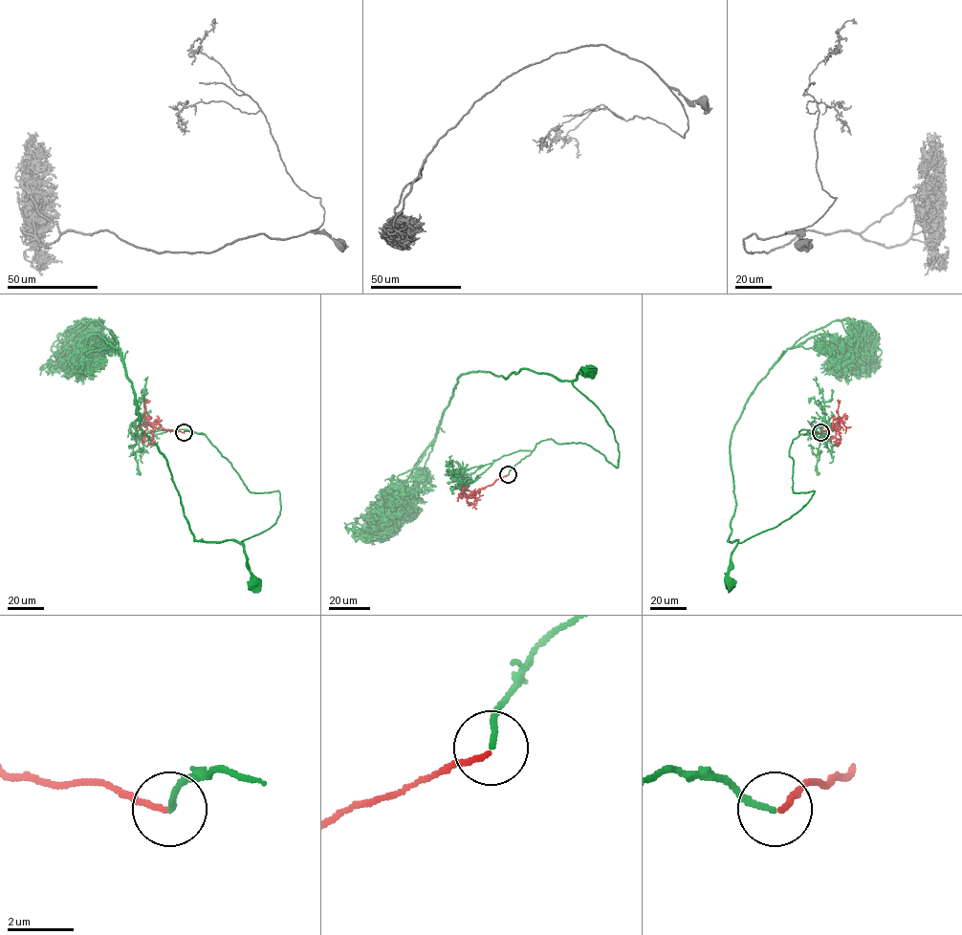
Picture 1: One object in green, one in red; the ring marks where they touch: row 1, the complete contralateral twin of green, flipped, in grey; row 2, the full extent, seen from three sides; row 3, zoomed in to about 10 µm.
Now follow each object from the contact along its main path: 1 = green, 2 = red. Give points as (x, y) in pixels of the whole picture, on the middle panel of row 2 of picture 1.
1: (509, 474), (537, 444), (546, 439), (589, 445), (617, 467), (613, 430), (573, 382), (579, 372), (590, 370)
2: (509, 474), (475, 491), (462, 494), (470, 493)

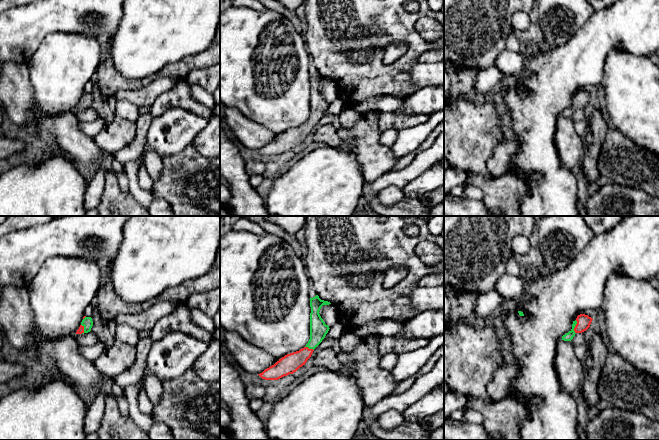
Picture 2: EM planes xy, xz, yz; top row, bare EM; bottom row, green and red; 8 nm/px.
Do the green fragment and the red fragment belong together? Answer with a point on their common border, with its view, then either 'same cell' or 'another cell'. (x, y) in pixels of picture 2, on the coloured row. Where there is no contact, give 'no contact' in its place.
meets green in yz at (574, 327); same cell

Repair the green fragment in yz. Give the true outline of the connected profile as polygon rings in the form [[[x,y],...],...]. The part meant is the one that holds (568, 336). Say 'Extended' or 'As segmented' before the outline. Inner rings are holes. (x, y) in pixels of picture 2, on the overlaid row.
Extended. [[[585,314],[577,316],[576,320],[573,321],[572,329],[562,336],[562,340],[571,341],[576,333],[582,333],[586,331],[592,322],[592,318]]]

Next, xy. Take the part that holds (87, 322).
Extended. [[[84,316],[76,334],[88,333],[91,331],[92,326],[93,326],[92,318]]]

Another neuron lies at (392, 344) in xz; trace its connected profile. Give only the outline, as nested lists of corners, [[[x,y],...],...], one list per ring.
[[[395,336],[382,337],[378,344],[378,350],[381,356],[388,353],[404,354],[411,352],[429,344],[428,339],[400,339]]]

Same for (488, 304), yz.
[[[493,289],[478,297],[475,304],[475,313],[480,319],[487,319],[498,313],[504,305],[505,300]]]

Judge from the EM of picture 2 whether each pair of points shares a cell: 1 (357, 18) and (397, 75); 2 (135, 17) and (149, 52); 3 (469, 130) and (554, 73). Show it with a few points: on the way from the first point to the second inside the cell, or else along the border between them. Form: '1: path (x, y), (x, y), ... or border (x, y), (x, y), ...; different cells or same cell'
1: path (357, 34), (357, 43), (381, 67); same cell
2: path (144, 26), (148, 30), (148, 43); same cell
3: border (496, 100), (503, 115); different cells

